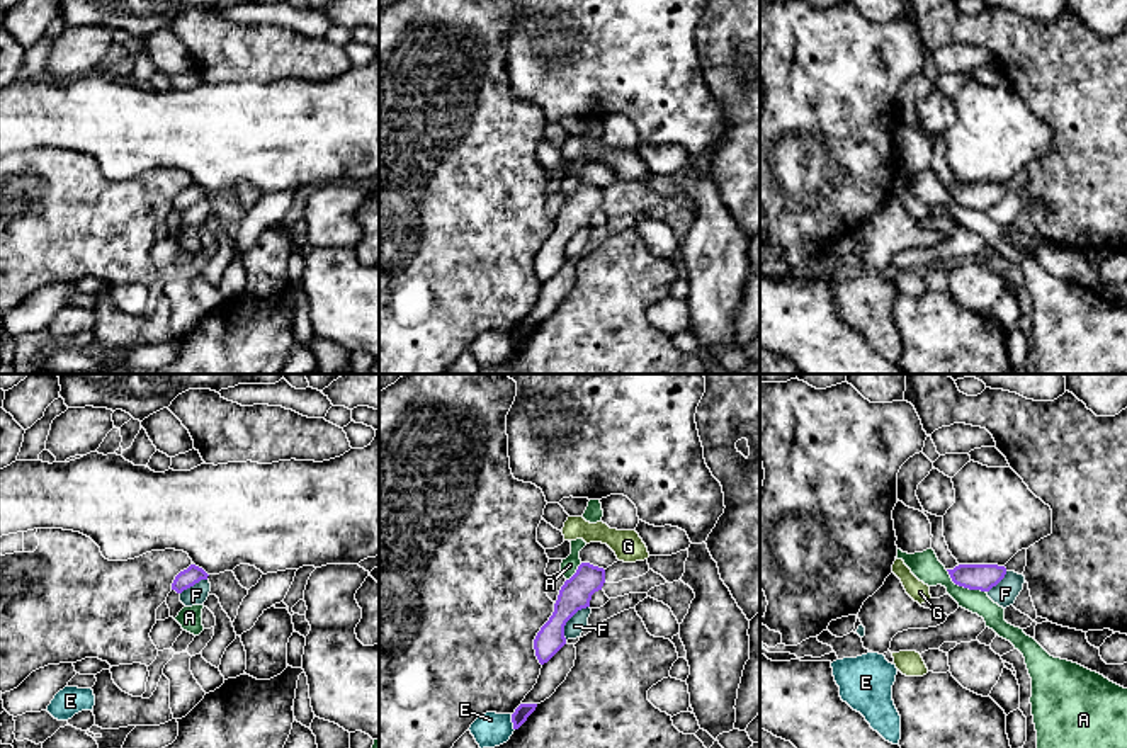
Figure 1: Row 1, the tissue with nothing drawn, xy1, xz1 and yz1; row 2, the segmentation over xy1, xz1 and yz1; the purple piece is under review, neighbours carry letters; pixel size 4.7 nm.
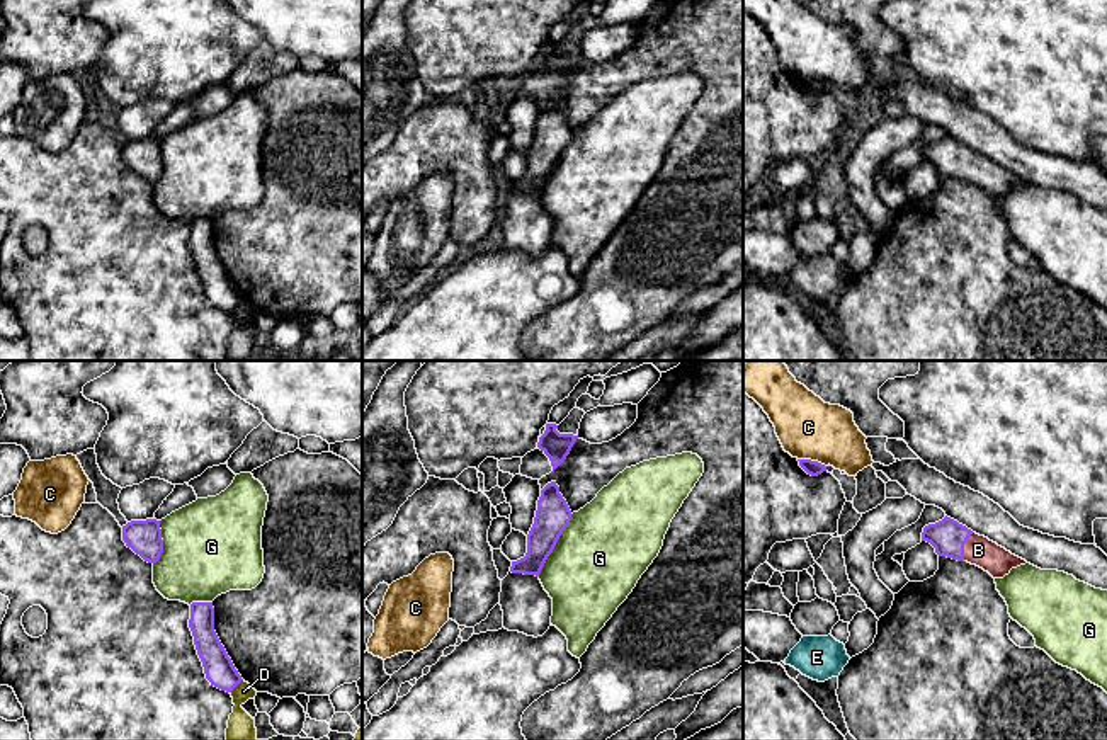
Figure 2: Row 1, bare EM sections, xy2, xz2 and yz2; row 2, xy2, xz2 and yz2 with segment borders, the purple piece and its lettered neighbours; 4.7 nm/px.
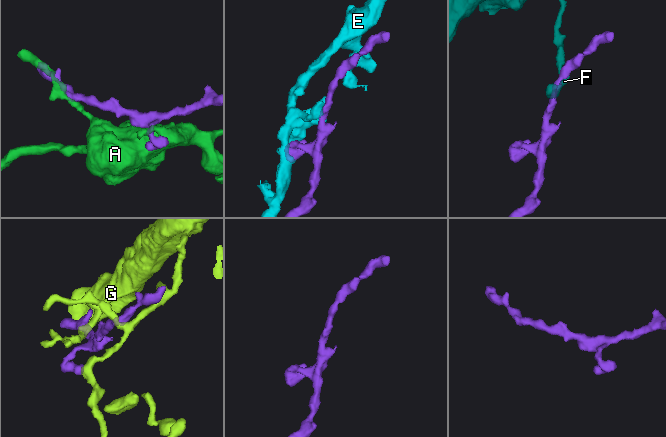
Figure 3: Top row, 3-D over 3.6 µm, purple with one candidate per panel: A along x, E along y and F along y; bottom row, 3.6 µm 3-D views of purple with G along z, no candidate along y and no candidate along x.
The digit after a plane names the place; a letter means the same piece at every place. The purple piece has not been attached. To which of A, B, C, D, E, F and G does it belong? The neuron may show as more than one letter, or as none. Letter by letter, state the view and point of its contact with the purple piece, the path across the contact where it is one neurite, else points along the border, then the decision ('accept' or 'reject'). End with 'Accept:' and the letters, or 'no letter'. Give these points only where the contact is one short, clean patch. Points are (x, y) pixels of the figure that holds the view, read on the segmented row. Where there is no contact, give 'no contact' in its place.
A: yz1 (964, 587) | reject
B: yz2 (963, 546) | across yz2 (948, 536), (963, 546), (978, 550) | accept
C: yz2 (811, 461) | along yz2 (798, 458), (820, 461), (825, 466) | reject
D: xy2 (237, 684) | along xy2 (242, 679), (230, 693) | reject
E: xz1 (512, 721) | reject
F: xz1 (568, 619) | along xz1 (588, 606), (582, 607), (566, 623), (565, 640) | reject
G: xz2 (555, 545) | reject
Accept: B

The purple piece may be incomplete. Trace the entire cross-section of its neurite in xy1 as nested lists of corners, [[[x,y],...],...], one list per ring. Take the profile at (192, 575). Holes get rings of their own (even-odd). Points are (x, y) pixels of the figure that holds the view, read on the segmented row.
[[[190,564],[187,570],[180,571],[175,576],[172,583],[172,590],[175,590],[177,593],[182,593],[184,590],[194,586],[201,580],[207,580],[207,576],[209,575],[202,568]]]

